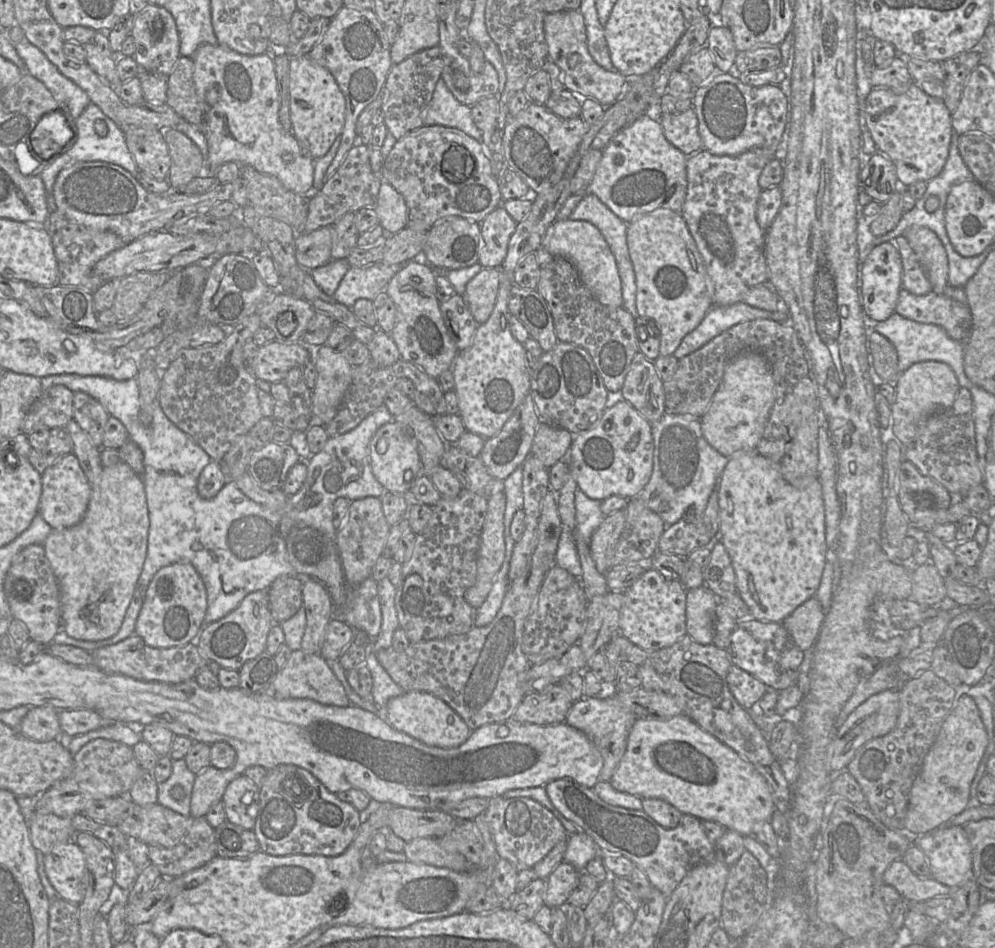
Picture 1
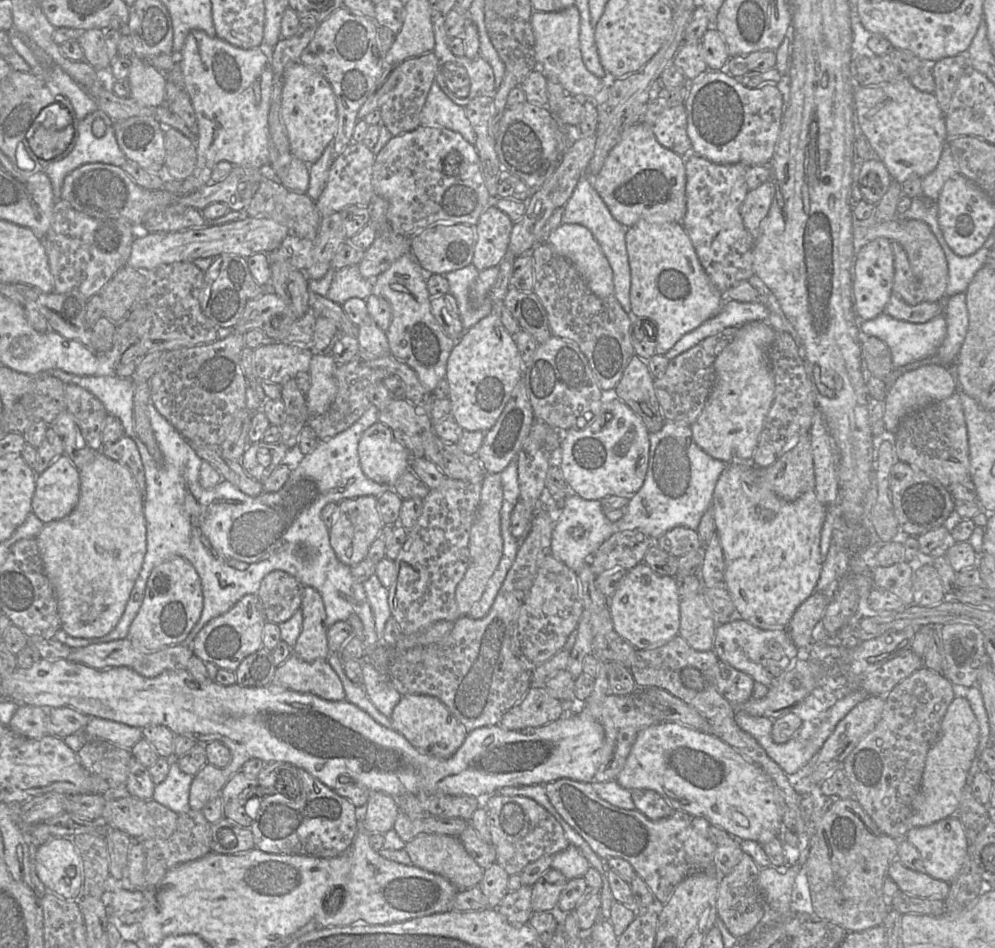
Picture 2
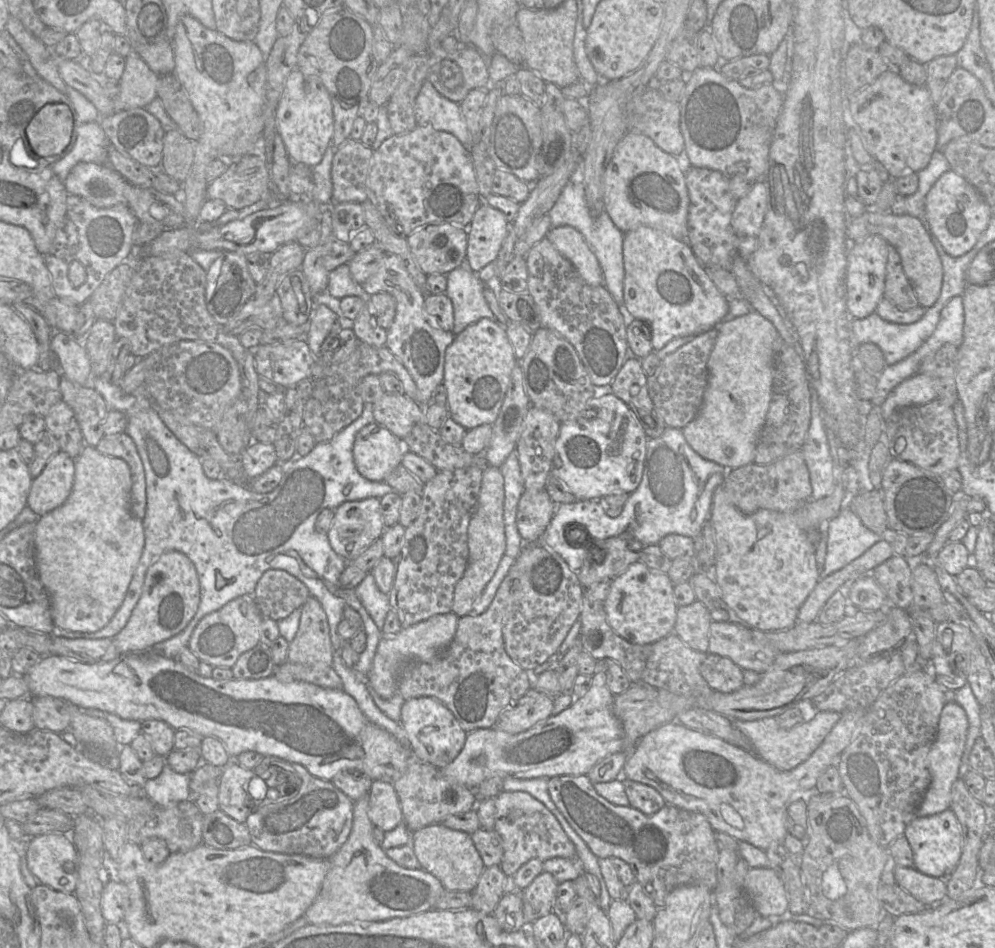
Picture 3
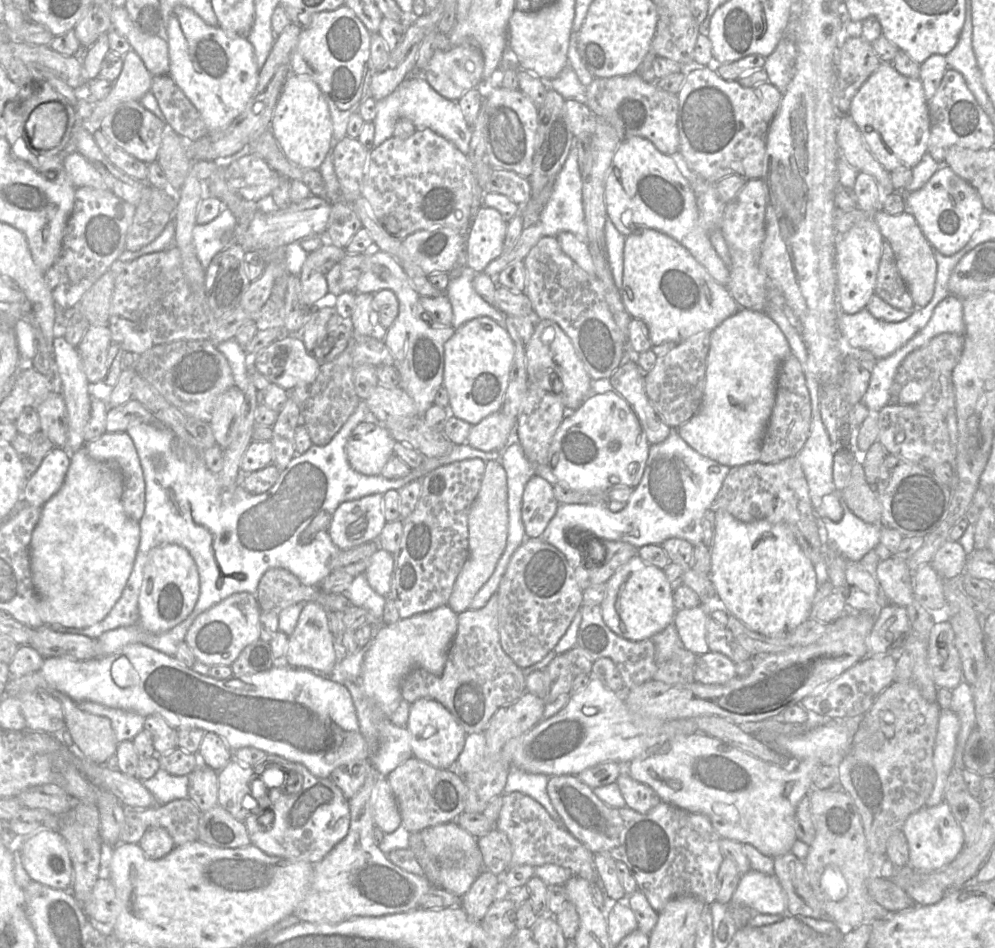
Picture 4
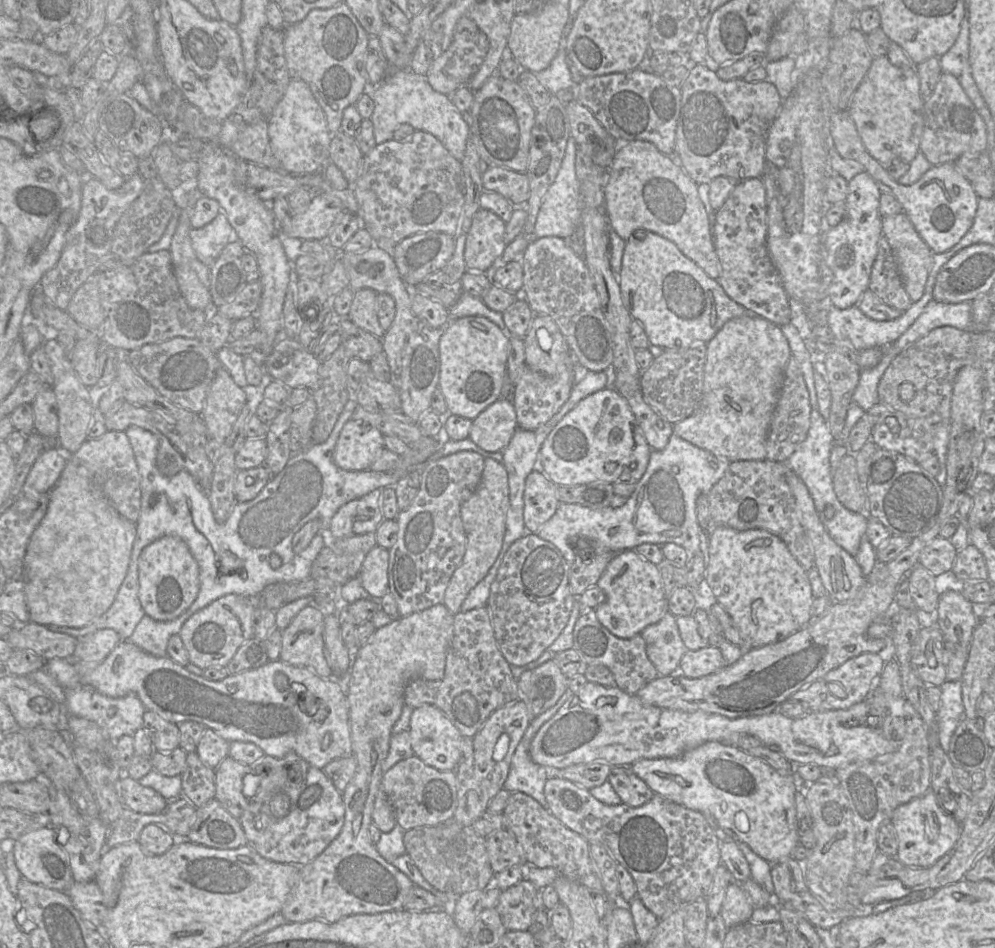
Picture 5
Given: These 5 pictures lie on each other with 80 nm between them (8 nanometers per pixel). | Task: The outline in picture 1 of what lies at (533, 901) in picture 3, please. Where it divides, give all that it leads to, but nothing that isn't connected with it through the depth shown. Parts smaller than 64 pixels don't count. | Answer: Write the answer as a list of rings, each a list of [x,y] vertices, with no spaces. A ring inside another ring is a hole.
[[[562,861],[546,878],[544,905],[554,909],[566,903],[578,883],[580,874],[571,864]]]

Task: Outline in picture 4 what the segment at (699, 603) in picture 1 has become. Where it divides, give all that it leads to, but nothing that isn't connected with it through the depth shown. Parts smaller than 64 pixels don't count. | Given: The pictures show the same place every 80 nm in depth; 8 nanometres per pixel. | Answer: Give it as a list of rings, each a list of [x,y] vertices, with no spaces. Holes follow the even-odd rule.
[[[704,607],[676,611],[674,624],[684,648],[697,656],[708,653],[706,621],[709,613]]]

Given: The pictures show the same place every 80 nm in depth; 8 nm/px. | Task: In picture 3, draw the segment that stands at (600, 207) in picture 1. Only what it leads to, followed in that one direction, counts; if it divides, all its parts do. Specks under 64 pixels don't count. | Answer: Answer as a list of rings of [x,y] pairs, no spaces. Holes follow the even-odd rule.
[[[583,157],[581,158],[581,161],[578,162],[578,165],[570,176],[569,181],[564,186],[556,203],[547,215],[550,218],[551,228],[571,226],[582,234],[601,267],[603,273],[603,285],[606,287],[610,295],[619,306],[620,311],[624,316],[625,323],[628,326],[628,324],[635,320],[635,318],[632,317],[632,315],[624,306],[623,298],[625,276],[623,262],[623,241],[625,233],[615,226],[605,210],[597,217],[591,215],[585,197]]]

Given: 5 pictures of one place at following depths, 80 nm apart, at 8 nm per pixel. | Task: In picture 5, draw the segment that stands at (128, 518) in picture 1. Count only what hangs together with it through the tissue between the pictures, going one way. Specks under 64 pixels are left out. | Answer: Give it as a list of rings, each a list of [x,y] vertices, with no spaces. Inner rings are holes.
[[[68,457],[68,462],[62,471],[58,483],[49,492],[49,504],[46,515],[32,534],[24,558],[25,596],[26,604],[30,612],[31,622],[45,626],[81,628],[105,613],[112,605],[119,587],[127,574],[135,538],[136,523],[120,515],[107,497],[103,494],[101,489],[92,481],[91,478],[89,478],[86,469],[78,466],[77,464],[73,464],[72,461],[69,461]]]

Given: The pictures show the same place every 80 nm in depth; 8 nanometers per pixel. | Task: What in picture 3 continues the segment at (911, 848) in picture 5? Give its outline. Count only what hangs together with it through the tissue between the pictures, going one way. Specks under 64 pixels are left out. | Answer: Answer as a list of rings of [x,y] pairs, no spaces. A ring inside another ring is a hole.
[[[951,809],[926,817],[915,816],[906,827],[904,835],[912,848],[914,868],[918,871],[946,879],[957,867],[962,855],[962,830]]]

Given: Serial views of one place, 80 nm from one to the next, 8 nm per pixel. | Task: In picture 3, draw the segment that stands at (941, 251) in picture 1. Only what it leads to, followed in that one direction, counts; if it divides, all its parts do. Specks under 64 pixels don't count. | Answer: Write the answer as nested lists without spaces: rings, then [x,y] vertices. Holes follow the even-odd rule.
[[[868,208],[859,216],[848,218],[846,234],[848,239],[854,240],[862,240],[870,235],[882,236],[899,253],[904,273],[914,288],[919,305],[927,308],[938,299],[943,280],[942,262],[920,219],[908,213],[895,215],[891,212],[880,212],[874,208]]]

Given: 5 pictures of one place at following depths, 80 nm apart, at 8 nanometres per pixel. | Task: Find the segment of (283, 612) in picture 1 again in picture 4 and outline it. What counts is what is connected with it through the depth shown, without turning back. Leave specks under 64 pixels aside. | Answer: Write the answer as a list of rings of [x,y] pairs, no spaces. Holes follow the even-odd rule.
[[[272,568],[260,579],[255,597],[261,612],[278,615],[291,605],[315,601],[321,593],[318,587],[304,585],[287,569]]]

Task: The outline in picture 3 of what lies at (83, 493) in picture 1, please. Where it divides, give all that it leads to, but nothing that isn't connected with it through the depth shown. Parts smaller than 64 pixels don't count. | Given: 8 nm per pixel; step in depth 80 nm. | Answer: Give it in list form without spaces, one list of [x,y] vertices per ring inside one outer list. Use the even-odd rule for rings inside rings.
[[[59,451],[47,462],[41,474],[33,479],[27,505],[39,517],[60,507],[71,493],[74,475],[74,460]]]

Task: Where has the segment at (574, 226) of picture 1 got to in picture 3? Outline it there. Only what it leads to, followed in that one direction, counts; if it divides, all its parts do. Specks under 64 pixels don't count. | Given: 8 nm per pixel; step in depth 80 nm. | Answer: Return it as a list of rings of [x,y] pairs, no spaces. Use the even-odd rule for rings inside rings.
[[[571,226],[551,228],[546,238],[571,262],[588,285],[603,285],[603,273],[598,260],[578,230]]]

